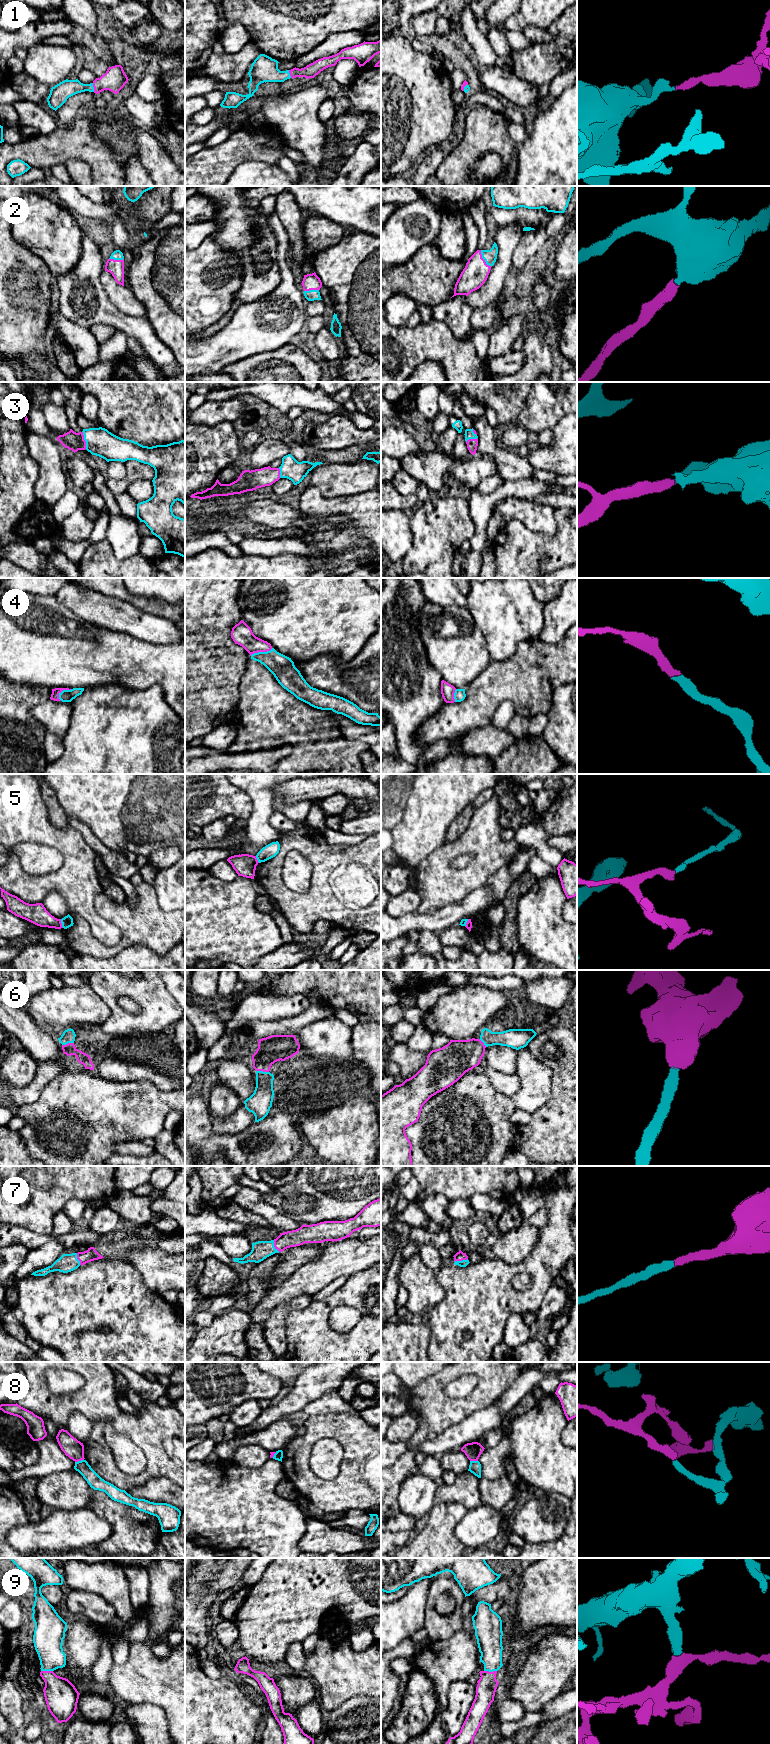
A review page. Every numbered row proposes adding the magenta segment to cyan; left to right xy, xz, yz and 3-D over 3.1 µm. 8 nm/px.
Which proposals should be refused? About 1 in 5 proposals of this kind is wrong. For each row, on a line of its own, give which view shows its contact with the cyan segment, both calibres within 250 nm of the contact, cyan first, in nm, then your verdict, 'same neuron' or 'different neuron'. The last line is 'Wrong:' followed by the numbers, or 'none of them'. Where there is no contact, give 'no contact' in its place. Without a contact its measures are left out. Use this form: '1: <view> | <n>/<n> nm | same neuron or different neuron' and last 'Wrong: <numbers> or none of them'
1: xy | 140/180 nm | same neuron
2: yz | 110/200 nm | same neuron
3: xy | 220/150 nm | same neuron
4: xz | 190/170 nm | same neuron
5: xy | 90/160 nm | different neuron
6: xz | 190/220 nm | same neuron
7: yz | 60/80 nm | same neuron
8: xy | 110/160 nm | different neuron
9: yz | 200/160 nm | same neuron
Wrong: 5, 8

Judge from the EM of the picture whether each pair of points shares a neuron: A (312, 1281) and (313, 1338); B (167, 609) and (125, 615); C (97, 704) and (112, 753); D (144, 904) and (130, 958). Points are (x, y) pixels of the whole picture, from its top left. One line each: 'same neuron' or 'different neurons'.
A: different neurons
B: different neurons
C: same neuron
D: different neurons

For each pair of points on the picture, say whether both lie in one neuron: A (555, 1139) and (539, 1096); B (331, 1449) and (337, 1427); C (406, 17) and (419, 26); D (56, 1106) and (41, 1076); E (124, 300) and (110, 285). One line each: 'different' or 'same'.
A: different
B: different
C: different
D: different
E: same

